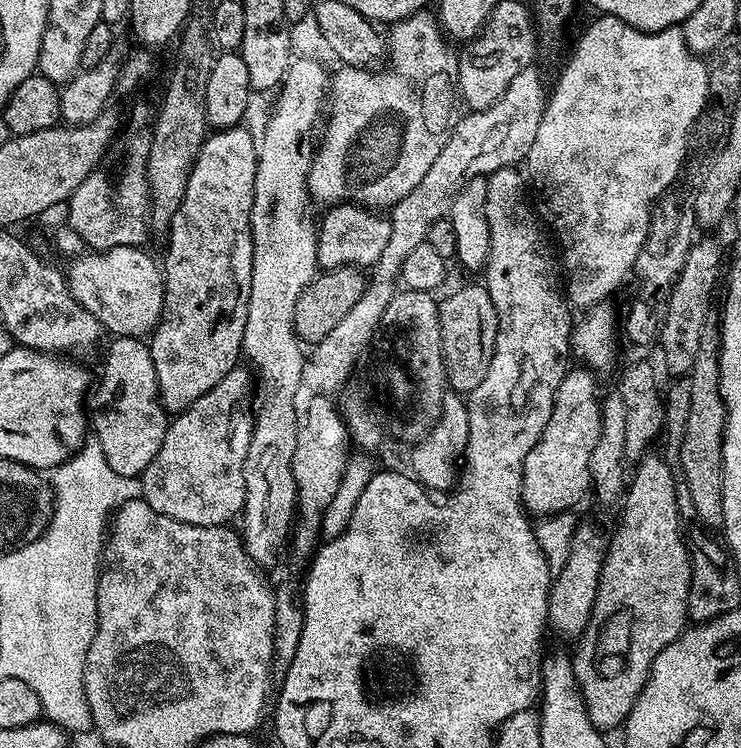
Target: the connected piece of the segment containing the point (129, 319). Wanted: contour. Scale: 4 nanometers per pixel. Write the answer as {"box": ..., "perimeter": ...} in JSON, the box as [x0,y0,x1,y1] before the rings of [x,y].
{"box":[66,246,164,337],"perimeter":[[[118,246],[107,250],[92,250],[83,256],[77,256],[66,268],[68,289],[83,308],[90,310],[98,318],[101,329],[112,331],[113,337],[139,336],[147,337],[155,329],[164,309],[164,273],[161,265],[156,264],[144,253],[143,247]]]}

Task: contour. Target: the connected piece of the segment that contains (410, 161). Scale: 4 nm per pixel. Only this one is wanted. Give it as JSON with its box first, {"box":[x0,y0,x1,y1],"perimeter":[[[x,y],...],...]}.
{"box":[308,10,458,210],"perimeter":[[[421,10],[412,16],[407,16],[405,20],[398,20],[391,25],[390,31],[386,36],[386,48],[392,52],[392,65],[384,68],[381,72],[372,72],[371,67],[366,68],[350,68],[341,67],[340,73],[333,75],[330,80],[330,95],[326,100],[326,123],[323,125],[324,137],[321,138],[320,144],[315,149],[312,157],[312,165],[310,166],[310,174],[308,175],[308,193],[312,196],[313,201],[317,205],[331,206],[333,204],[359,204],[362,208],[370,208],[373,210],[388,210],[406,194],[410,194],[410,190],[414,190],[418,186],[418,182],[422,182],[422,178],[426,178],[430,166],[434,166],[434,162],[438,158],[438,154],[442,154],[442,146],[446,146],[449,134],[452,133],[452,125],[454,123],[454,115],[452,111],[456,108],[456,100],[458,104],[458,92],[454,87],[454,81],[458,76],[458,56],[454,51],[453,45],[446,39],[445,33],[440,27],[440,21],[435,15],[431,16],[431,11]]]}

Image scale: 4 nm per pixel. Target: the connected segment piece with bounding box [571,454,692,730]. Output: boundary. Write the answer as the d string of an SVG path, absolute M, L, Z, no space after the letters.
M655 454L644 456L635 465L635 468L636 473L633 476L631 473L626 484L626 491L622 497L622 509L624 508L624 510L620 514L620 526L617 528L616 533L610 536L606 544L604 563L600 565L600 585L598 586L598 594L594 598L592 617L589 618L588 625L579 633L578 639L580 641L576 644L576 652L571 653L576 684L580 687L588 717L592 725L601 730L607 730L607 728L619 729L624 721L628 719L630 710L634 710L634 702L638 702L638 694L642 694L642 690L646 686L654 658L658 658L660 651L666 646L670 646L670 642L677 640L684 633L684 629L689 623L688 595L690 594L690 578L692 577L692 558L688 555L688 545L682 528L680 532L680 504L676 501L677 473L674 471L673 465L660 454L657 454L657 456Z

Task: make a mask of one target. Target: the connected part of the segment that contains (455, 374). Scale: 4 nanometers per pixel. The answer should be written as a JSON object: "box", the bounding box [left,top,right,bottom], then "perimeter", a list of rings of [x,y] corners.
{"box":[439,283,498,394],"perimeter":[[[483,283],[468,284],[439,301],[440,329],[444,339],[444,365],[448,367],[448,388],[456,394],[467,394],[486,378],[498,330],[498,314]]]}

